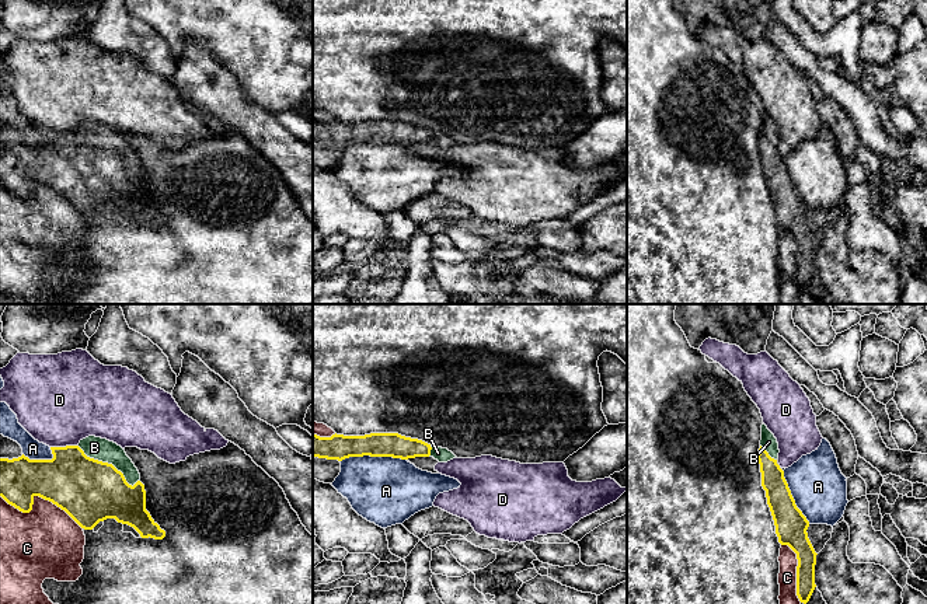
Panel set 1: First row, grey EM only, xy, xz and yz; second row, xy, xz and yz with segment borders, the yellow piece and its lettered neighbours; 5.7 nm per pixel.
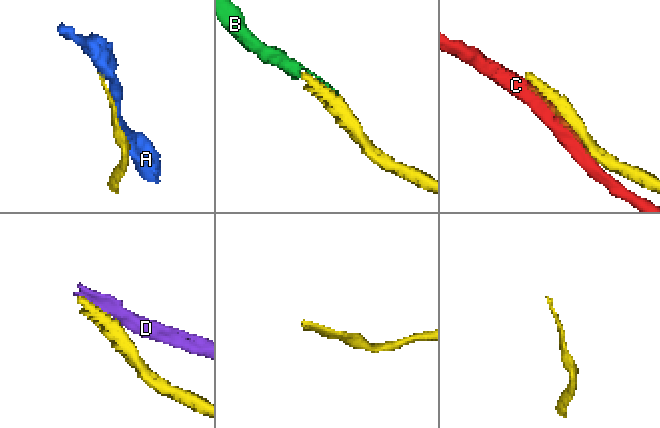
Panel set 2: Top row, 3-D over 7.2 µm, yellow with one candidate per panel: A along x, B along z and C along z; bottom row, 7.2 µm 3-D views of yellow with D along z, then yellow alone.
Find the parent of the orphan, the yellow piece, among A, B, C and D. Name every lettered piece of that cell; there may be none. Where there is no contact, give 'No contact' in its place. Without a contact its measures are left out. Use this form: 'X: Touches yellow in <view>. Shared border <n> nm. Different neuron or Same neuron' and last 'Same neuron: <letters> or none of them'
A: Touches yellow in xz. Shared border 380 nm. Different neuron
B: Touches yellow in xy. Shared border 420 nm. Same neuron
C: Touches yellow in xy. Shared border 500 nm. Different neuron
D: Touches yellow in xy. Shared border 160 nm. Different neuron
Same neuron: B

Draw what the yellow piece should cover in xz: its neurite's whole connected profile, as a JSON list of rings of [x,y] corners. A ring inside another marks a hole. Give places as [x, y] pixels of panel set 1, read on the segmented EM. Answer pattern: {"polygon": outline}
{"polygon": [[[370,433],[365,436],[332,434],[320,437],[313,434],[313,457],[342,461],[349,457],[393,457],[415,458],[433,457],[439,462],[447,462],[456,455],[447,448],[435,447],[418,439],[398,433]]]}

